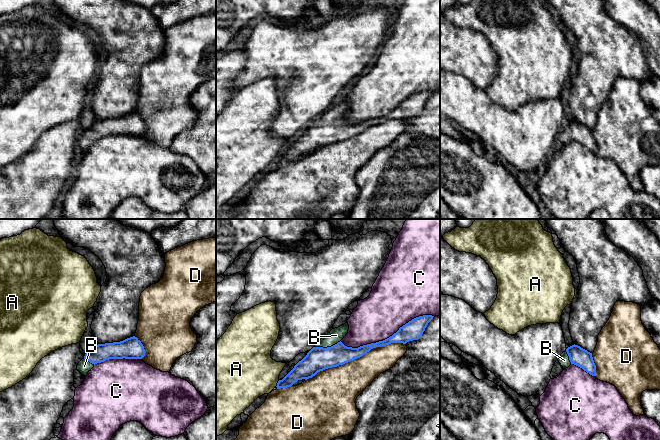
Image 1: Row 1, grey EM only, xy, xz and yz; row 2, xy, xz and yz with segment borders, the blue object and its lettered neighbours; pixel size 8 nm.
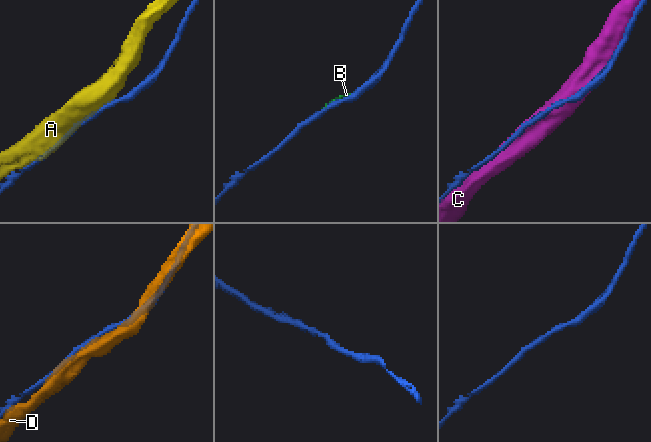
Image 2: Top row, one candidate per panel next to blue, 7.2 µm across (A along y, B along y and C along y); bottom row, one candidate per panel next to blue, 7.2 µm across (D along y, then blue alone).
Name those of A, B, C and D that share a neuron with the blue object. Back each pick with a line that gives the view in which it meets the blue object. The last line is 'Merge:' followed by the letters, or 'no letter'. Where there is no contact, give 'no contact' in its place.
B: contact in xz
Merge: B

